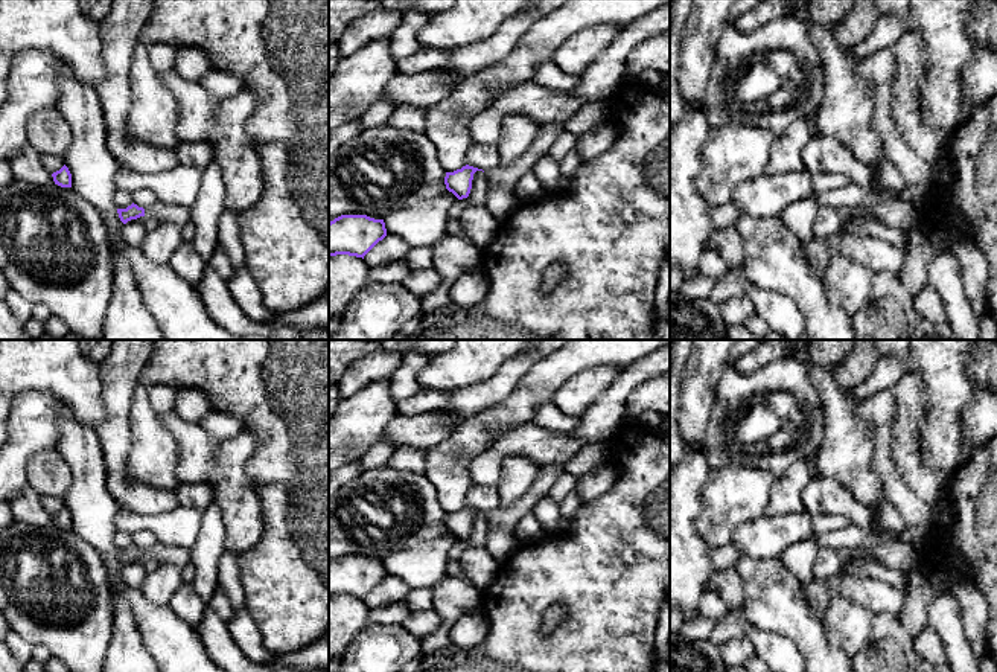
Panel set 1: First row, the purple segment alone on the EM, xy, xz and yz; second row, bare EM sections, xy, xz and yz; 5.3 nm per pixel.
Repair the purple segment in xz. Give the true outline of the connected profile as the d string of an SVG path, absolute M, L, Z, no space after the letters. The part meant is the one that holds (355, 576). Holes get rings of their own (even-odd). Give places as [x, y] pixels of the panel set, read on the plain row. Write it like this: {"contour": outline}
{"contour": "M341 556L329 564L329 597L362 599L384 579L384 561L367 556Z"}

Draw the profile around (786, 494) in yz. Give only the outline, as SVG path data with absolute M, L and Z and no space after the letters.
M796 460L785 472L775 478L770 488L767 517L805 510L802 494L811 480L808 460Z

